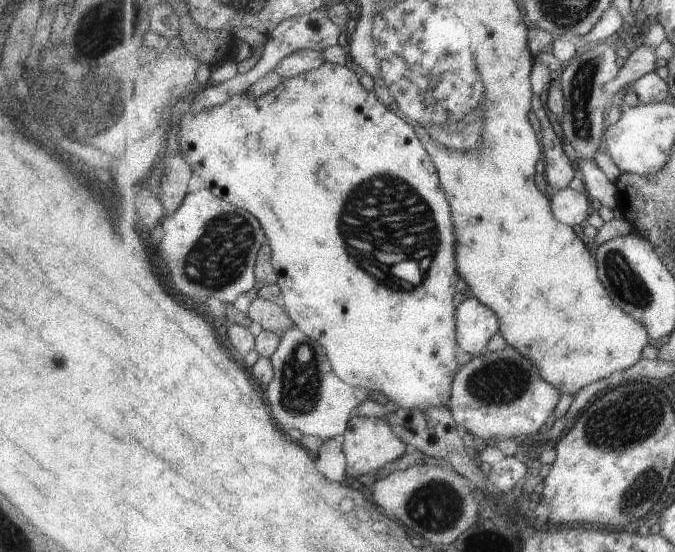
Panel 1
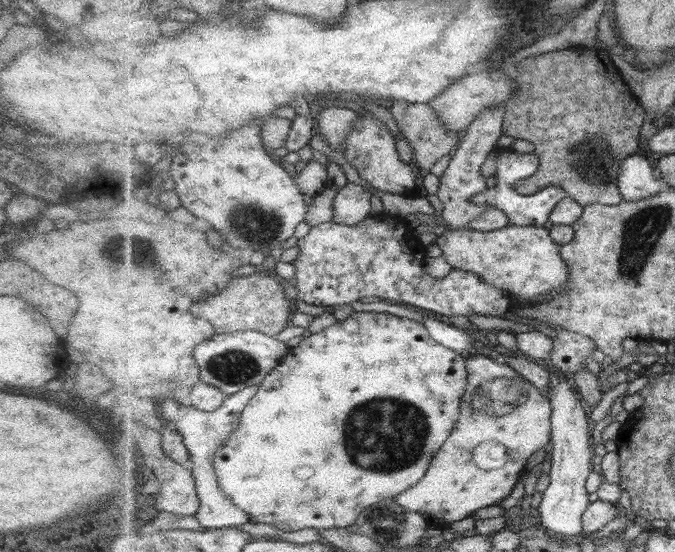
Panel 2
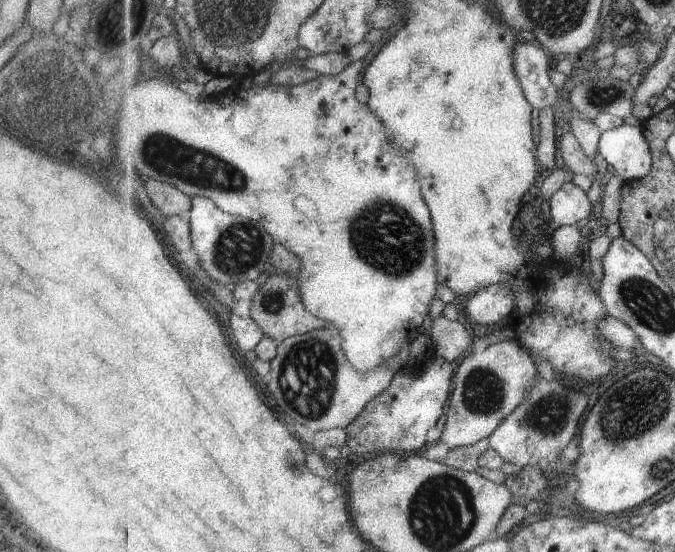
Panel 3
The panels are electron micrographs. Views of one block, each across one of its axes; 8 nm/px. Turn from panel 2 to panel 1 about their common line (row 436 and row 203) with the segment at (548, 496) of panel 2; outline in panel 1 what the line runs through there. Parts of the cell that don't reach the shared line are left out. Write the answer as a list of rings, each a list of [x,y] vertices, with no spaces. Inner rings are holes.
[[[570,187],[556,191],[552,195],[553,212],[565,224],[583,226],[590,215],[591,202],[589,202],[589,197],[587,194],[583,194],[583,191],[577,191]]]

